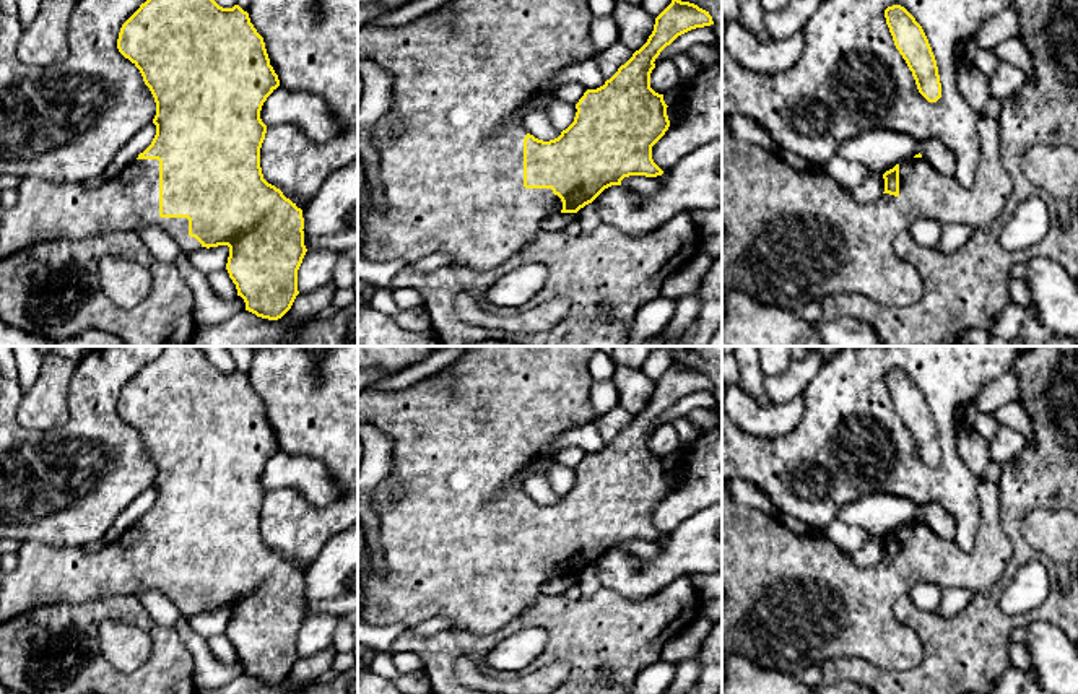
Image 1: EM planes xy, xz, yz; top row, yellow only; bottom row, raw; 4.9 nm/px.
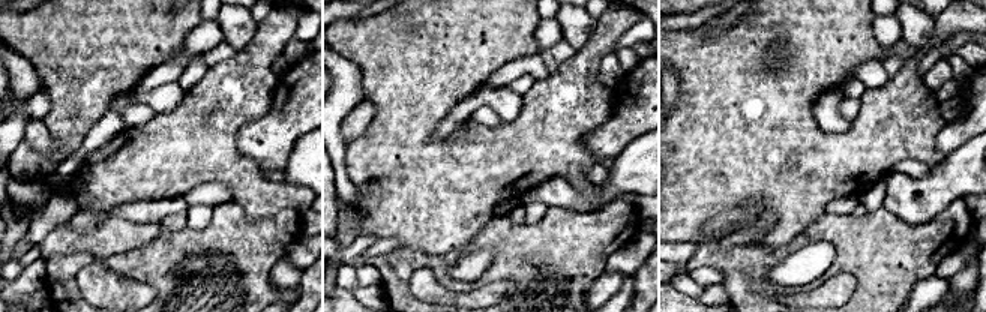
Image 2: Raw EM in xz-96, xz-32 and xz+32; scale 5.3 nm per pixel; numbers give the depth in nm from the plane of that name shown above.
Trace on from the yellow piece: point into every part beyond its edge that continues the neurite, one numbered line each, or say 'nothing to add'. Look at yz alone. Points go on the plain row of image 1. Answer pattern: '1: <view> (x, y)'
1: yz (792, 602)

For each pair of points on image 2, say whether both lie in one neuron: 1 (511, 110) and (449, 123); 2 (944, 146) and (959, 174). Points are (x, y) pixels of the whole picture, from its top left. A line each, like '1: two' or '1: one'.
1: one
2: two

